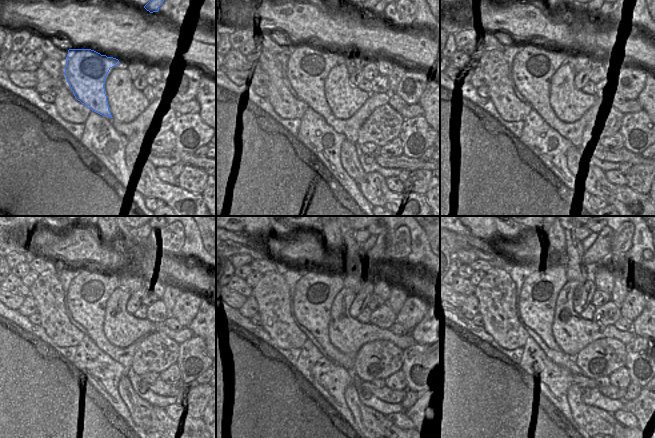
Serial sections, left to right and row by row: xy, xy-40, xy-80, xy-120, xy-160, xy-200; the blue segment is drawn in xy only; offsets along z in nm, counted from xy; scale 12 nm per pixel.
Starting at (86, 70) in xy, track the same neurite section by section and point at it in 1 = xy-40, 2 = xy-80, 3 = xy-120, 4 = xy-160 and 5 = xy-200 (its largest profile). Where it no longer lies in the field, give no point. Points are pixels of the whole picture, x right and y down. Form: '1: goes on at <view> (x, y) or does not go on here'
1: goes on at xy-40 (308, 67)
2: goes on at xy-80 (533, 67)
3: goes on at xy-120 (87, 295)
4: goes on at xy-160 (315, 291)
5: goes on at xy-200 (537, 302)

